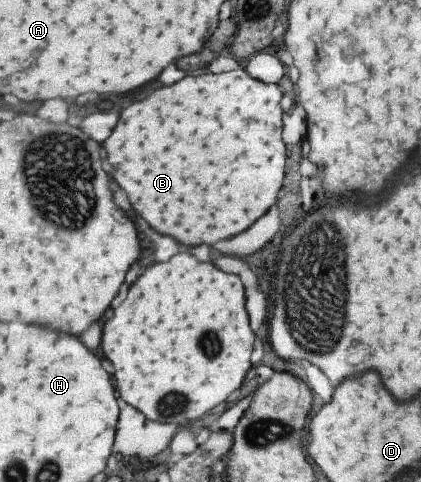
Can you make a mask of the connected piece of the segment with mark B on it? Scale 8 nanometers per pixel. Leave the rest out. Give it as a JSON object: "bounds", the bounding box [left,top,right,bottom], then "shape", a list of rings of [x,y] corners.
{"bounds":[105,69,287,245],"shape":[[[237,69],[233,73],[221,73],[221,75],[201,75],[201,77],[185,77],[183,81],[175,83],[173,87],[161,87],[155,93],[151,93],[147,99],[133,103],[127,107],[121,115],[121,121],[113,135],[105,141],[105,149],[109,153],[109,163],[113,165],[113,177],[119,183],[123,191],[129,193],[131,205],[135,213],[143,215],[143,219],[161,235],[169,235],[179,243],[185,245],[215,245],[217,241],[231,239],[239,235],[241,231],[249,229],[259,217],[263,217],[279,199],[279,191],[285,183],[285,169],[287,169],[287,145],[283,141],[283,117],[285,111],[281,107],[283,91],[275,83],[266,83],[251,77],[246,69]]]}

